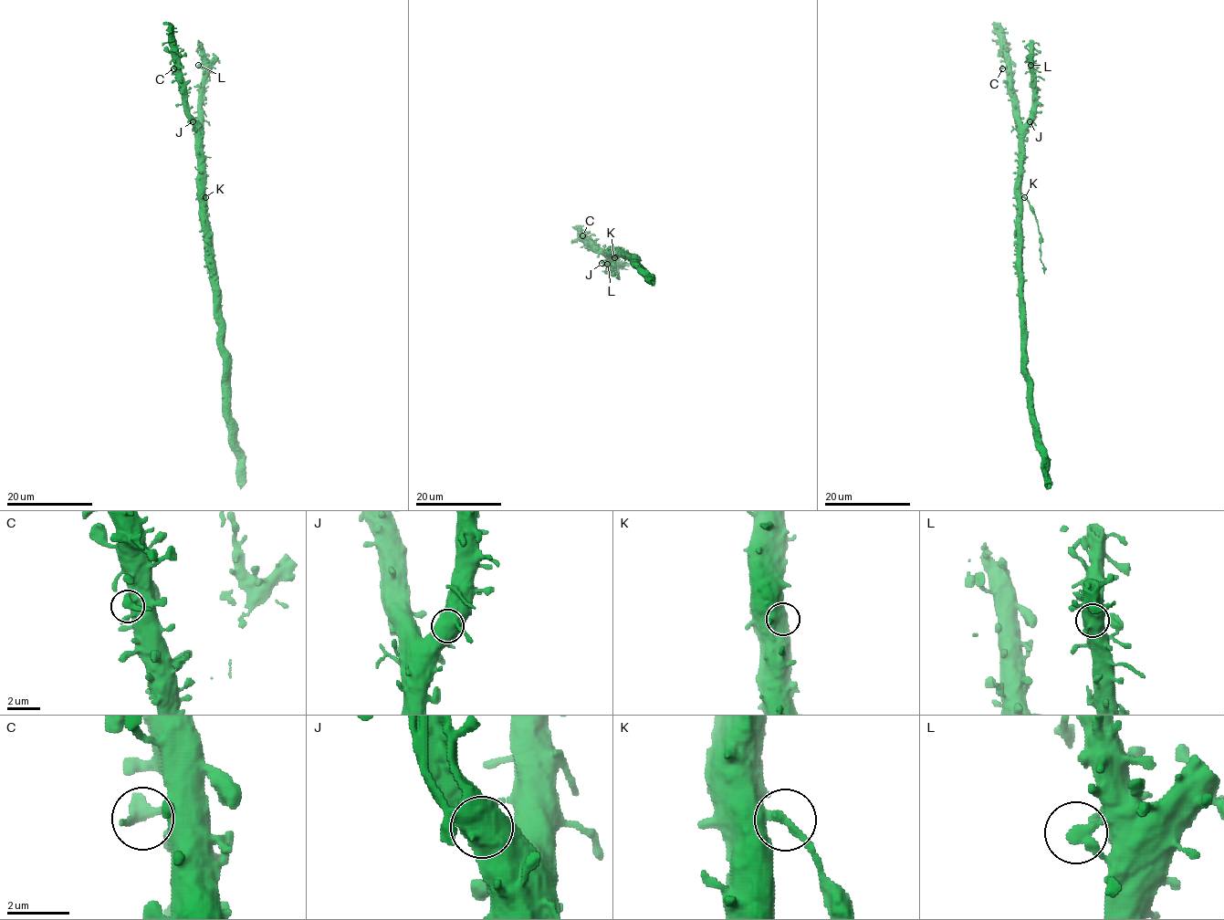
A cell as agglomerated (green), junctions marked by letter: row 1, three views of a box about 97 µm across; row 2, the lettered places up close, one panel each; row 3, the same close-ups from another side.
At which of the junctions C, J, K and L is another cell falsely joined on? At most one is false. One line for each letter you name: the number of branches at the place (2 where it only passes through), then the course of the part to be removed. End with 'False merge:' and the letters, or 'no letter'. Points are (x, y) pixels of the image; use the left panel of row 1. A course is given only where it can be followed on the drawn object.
K: Branches: 2. Course of the part to remove: (204, 196), (203, 218), (207, 273)
False merge: K

